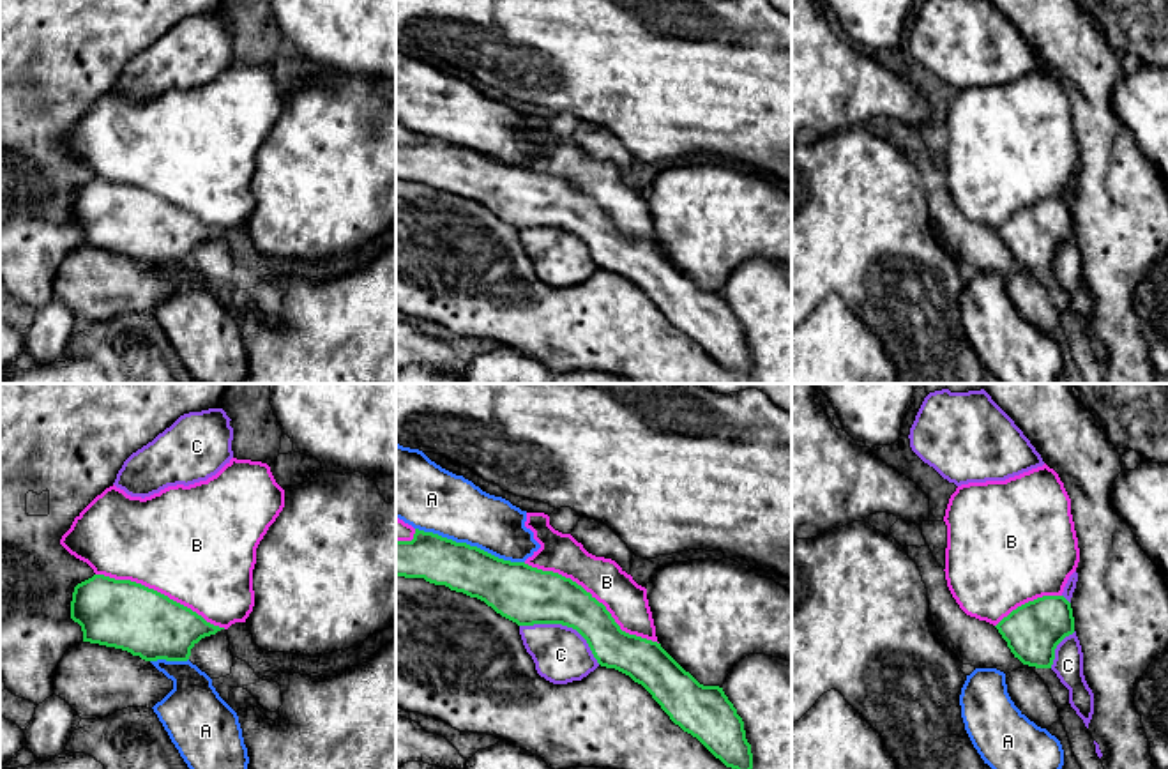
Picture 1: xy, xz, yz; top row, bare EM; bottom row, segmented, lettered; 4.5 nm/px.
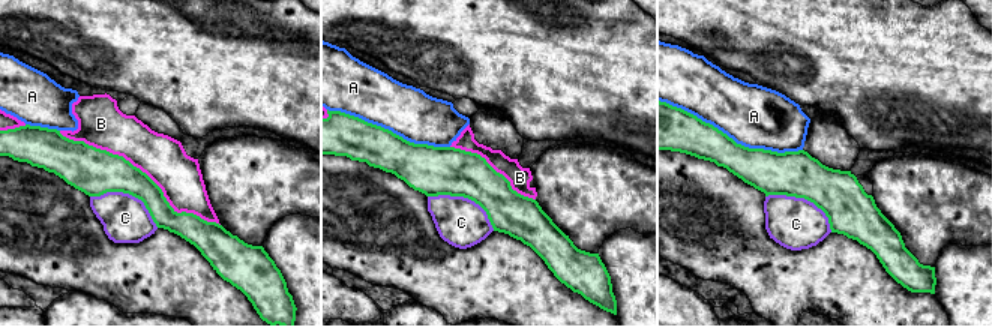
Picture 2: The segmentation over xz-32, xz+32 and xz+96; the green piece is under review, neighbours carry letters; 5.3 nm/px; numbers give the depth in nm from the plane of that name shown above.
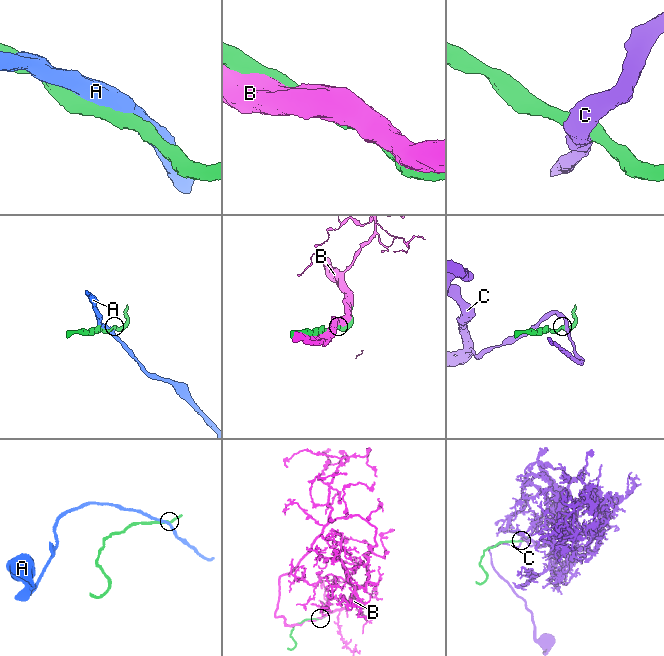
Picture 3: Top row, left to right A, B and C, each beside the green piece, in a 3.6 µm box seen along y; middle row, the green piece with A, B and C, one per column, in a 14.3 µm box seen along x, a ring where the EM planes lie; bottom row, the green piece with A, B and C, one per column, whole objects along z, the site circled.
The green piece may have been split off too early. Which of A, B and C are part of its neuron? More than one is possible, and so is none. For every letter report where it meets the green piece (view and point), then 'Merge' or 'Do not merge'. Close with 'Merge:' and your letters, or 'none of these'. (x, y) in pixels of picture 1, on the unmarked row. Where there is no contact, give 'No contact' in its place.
A: Touches green at xz (469, 149). Do not merge
B: Touches green at xz (594, 202). Merge
C: Touches green at xz (564, 228). Do not merge
Merge: B

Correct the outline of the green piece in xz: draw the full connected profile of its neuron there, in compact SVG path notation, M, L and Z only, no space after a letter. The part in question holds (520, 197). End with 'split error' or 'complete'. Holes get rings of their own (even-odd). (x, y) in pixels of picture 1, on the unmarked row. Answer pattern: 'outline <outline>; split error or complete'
outline M527 117L525 131L541 152L525 166L511 166L396 122L396 180L424 182L477 202L518 230L562 228L576 233L601 270L615 272L641 288L675 329L696 341L726 371L751 377L753 357L742 322L723 292L700 288L661 251L647 193L615 164L595 161L571 138L555 134L548 118Z; split error

